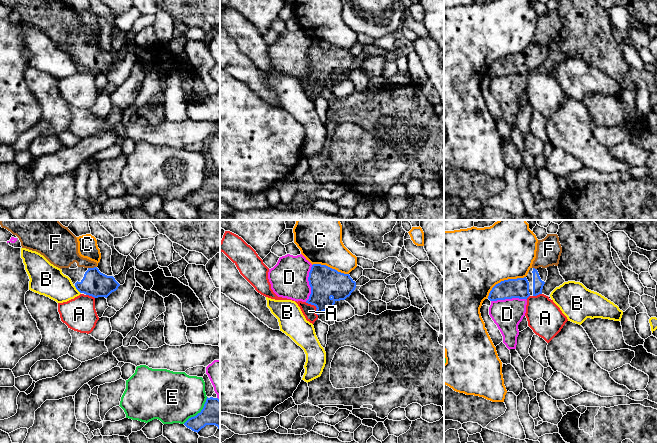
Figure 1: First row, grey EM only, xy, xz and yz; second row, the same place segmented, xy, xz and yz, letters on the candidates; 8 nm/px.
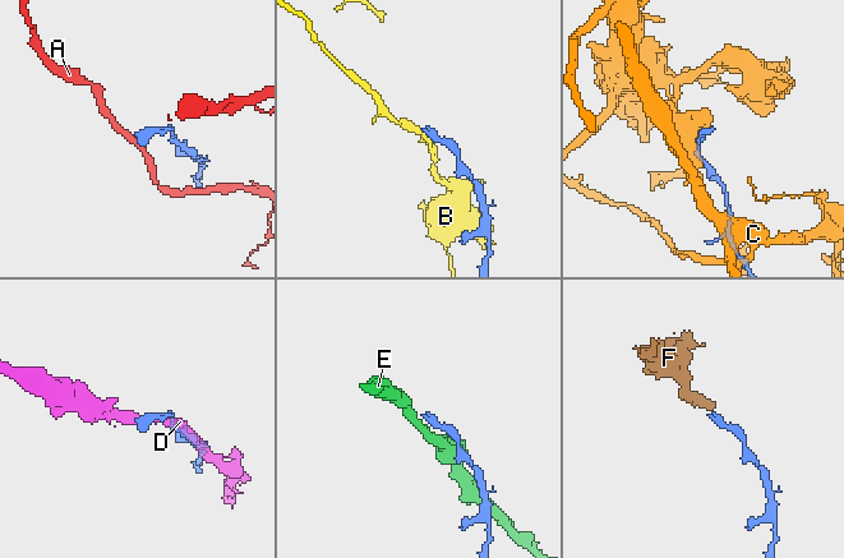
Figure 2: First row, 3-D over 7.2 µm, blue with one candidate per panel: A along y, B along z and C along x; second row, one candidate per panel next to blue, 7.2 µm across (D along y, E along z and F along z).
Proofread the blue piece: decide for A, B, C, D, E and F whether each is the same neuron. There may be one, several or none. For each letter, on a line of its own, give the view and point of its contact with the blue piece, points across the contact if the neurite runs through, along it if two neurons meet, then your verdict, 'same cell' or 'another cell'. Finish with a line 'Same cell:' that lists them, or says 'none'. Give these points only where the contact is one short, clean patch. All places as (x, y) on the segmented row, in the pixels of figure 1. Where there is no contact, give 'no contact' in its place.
A: meets blue in xz at (314, 305); border along xz (305, 302), (316, 308), (317, 315); another cell
B: meets blue in xy at (77, 289); border along xy (74, 286), (80, 293); another cell
C: meets blue in yz at (504, 280); another cell
D: meets blue in xz at (309, 283); another cell
E: meets blue in xy at (198, 413); another cell
F: meets blue in xy at (91, 268); runs through xy (94, 283), (91, 268), (74, 256), (64, 253); same cell
Same cell: F

